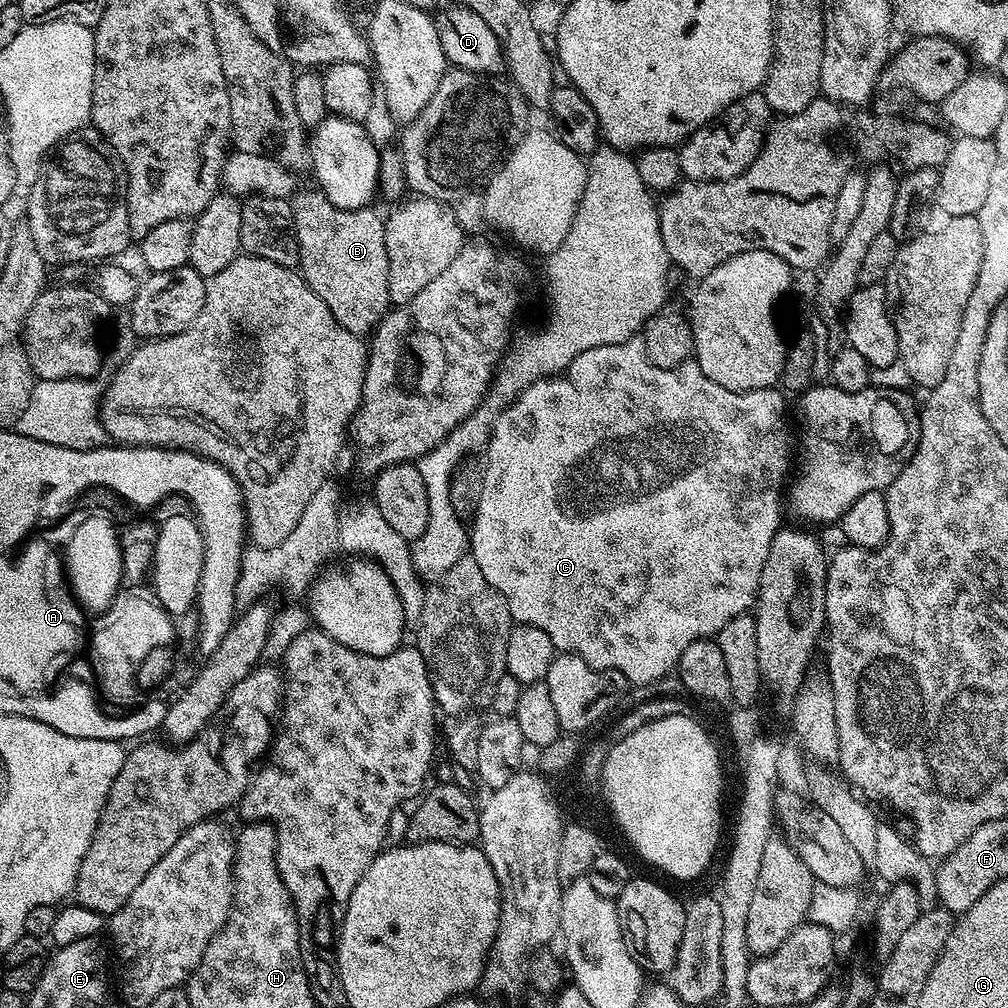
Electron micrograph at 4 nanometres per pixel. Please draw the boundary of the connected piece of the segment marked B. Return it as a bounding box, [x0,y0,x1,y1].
[290,191,392,334]

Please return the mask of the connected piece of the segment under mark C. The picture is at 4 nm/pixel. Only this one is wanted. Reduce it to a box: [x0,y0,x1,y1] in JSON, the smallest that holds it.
[486,334,788,686]

